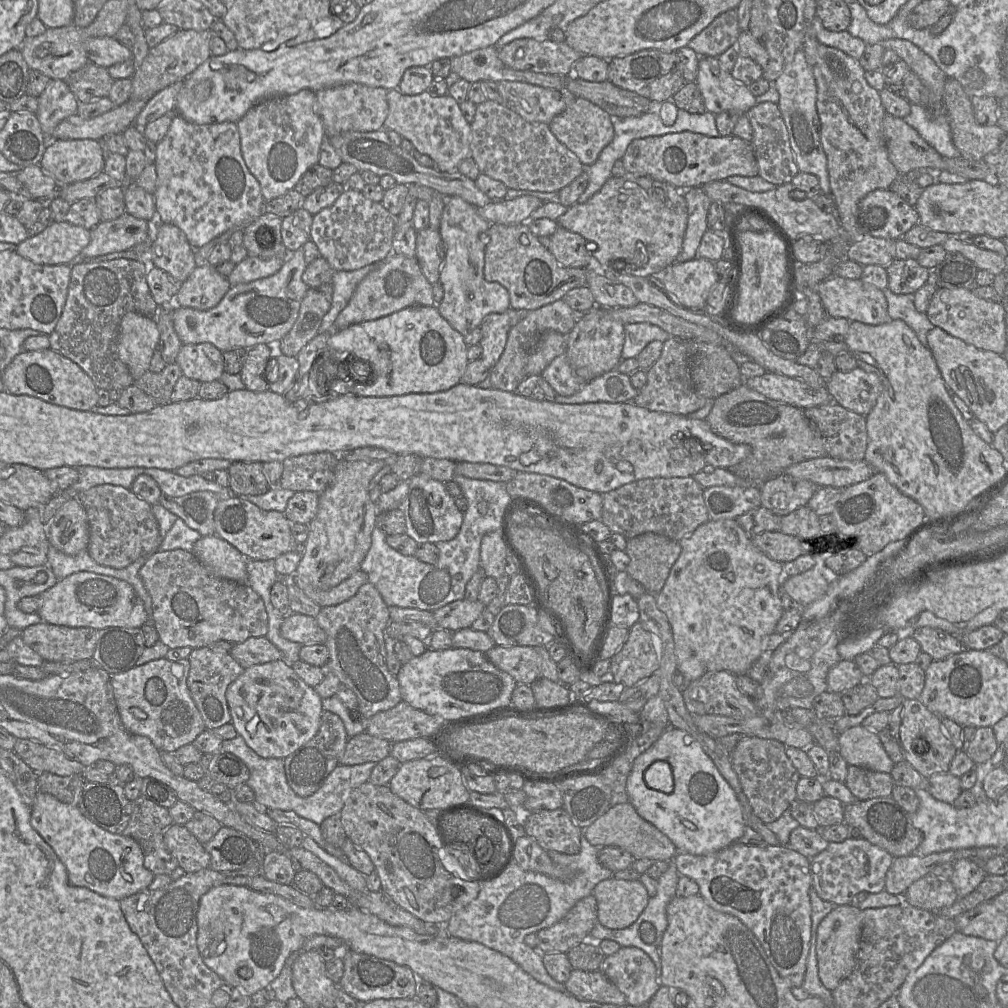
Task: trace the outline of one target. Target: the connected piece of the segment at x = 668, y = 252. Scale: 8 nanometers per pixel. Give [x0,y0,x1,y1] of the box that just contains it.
[557,174,688,276]

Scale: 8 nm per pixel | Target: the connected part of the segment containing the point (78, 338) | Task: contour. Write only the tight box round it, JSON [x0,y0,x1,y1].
[49,258,159,390]

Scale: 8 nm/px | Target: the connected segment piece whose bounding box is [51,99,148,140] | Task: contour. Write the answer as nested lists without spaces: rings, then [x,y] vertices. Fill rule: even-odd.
[[[129,99],[122,105],[92,119],[84,119],[76,113],[58,124],[51,138],[54,140],[100,140],[106,135],[123,133],[126,128],[133,125],[147,102]]]

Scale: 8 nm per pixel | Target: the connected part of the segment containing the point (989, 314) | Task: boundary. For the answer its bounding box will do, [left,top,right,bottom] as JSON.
[925,288,1007,355]

